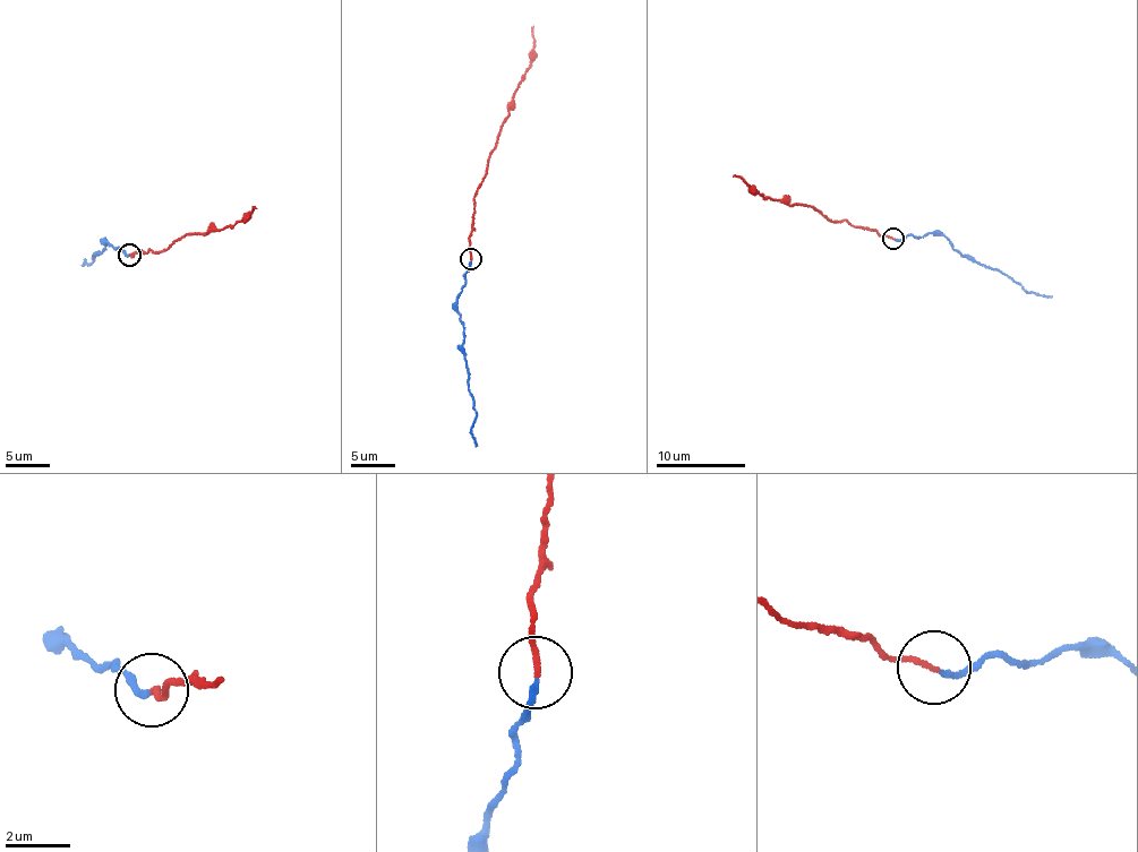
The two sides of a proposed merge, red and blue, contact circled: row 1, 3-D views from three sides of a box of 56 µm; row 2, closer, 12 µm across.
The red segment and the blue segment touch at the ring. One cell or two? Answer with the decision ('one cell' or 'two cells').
one cell

